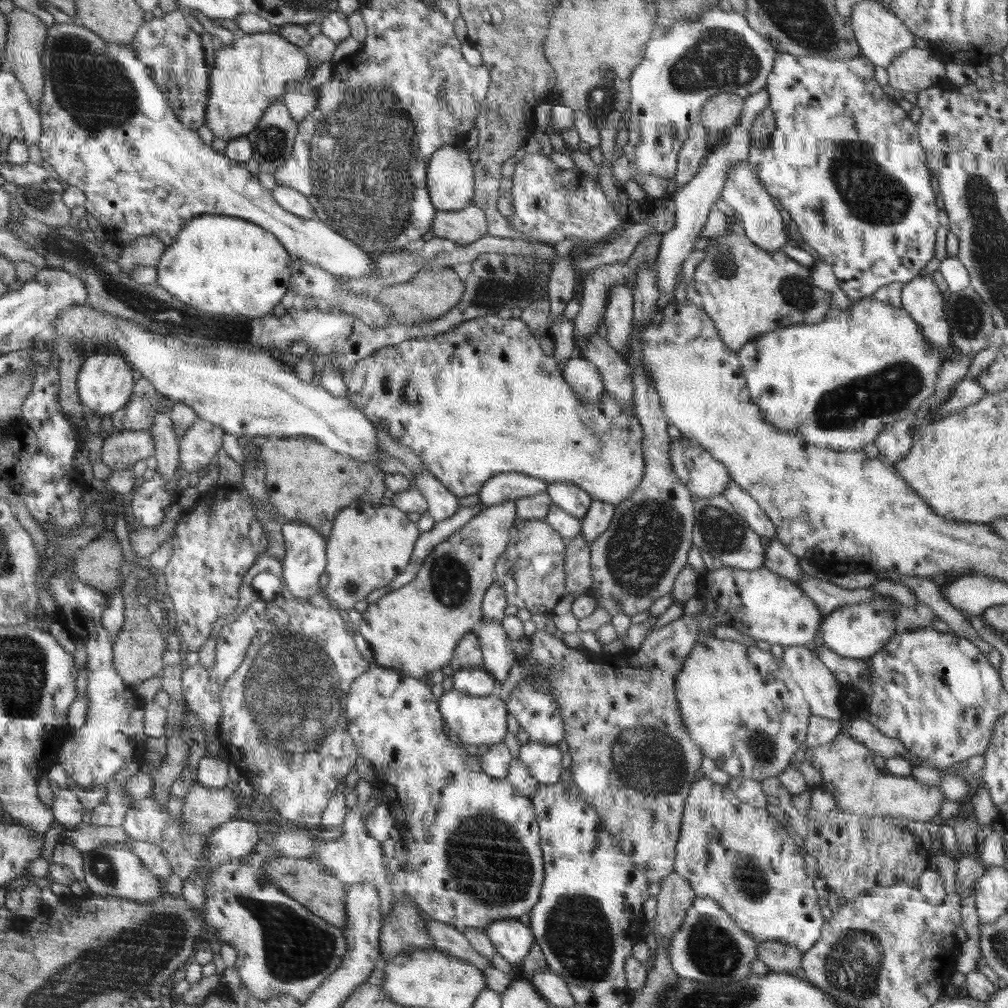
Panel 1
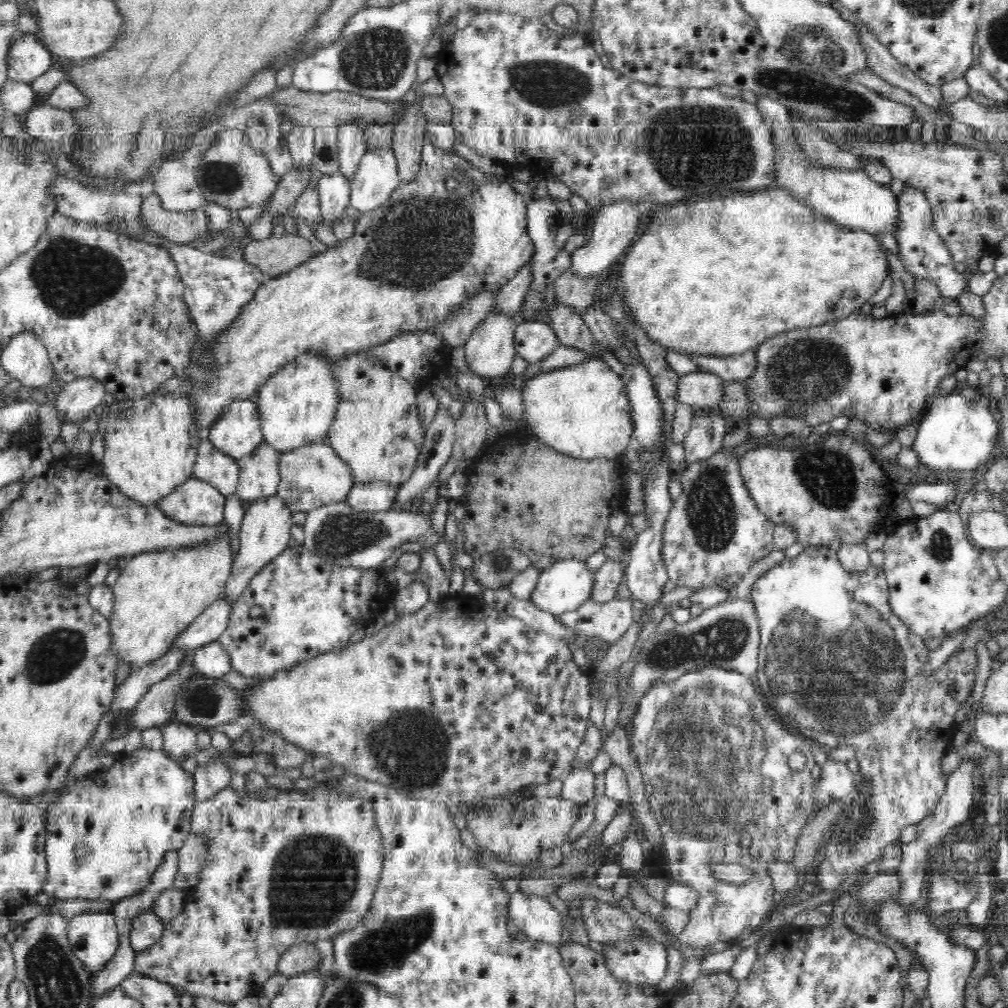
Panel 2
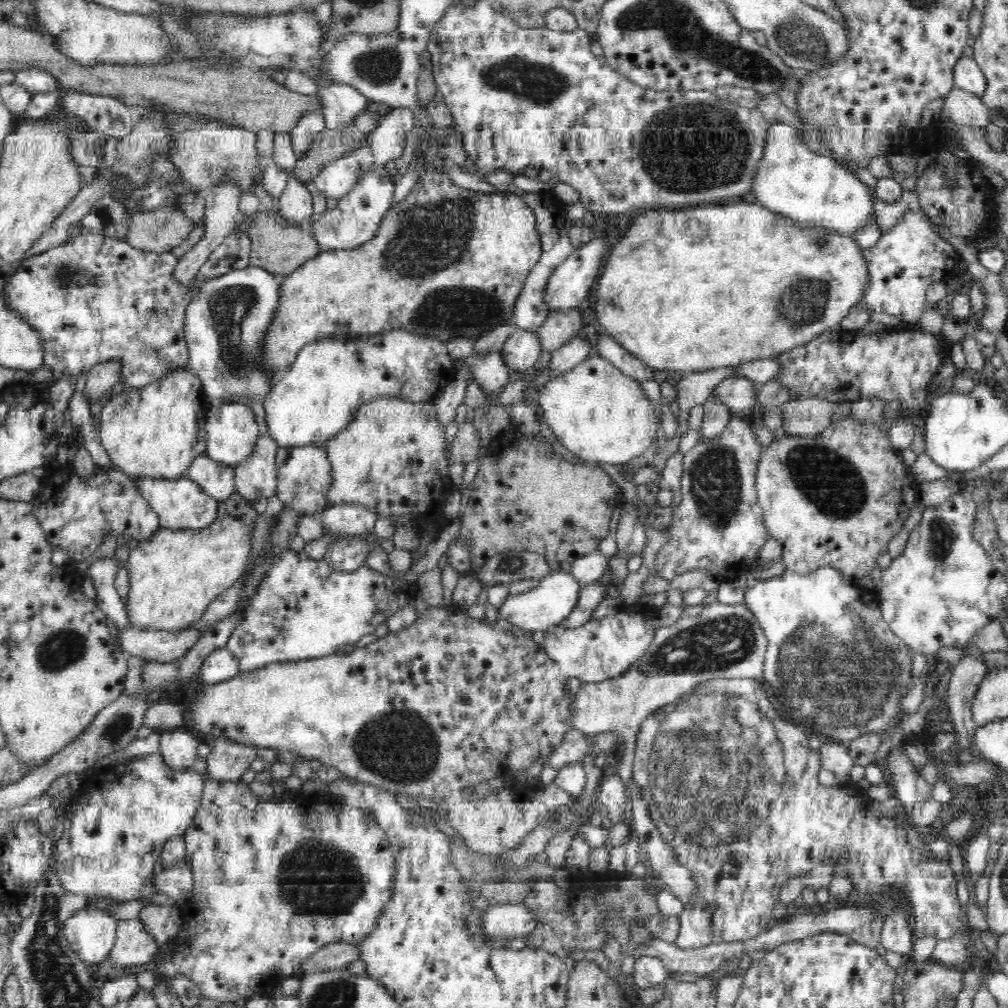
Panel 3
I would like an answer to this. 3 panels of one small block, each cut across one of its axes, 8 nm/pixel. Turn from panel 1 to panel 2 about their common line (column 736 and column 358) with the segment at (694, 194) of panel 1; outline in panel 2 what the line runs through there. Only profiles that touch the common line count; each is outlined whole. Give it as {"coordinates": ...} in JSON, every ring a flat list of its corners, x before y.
{"coordinates":[[346,123,337,127,339,171,346,179,353,179,358,163,368,150,365,143,363,127]]}

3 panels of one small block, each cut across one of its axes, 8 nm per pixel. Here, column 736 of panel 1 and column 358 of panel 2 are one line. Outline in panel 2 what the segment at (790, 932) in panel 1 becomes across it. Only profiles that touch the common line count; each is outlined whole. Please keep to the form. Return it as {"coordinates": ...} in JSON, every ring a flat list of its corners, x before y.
{"coordinates":[[228,786,220,789,214,796,205,801,198,801,193,810,190,832,205,836,209,841,209,852,205,858,205,865,199,872,199,882,186,891,185,905,182,913,168,922,162,939,143,952,136,953,134,971,140,975,155,980,165,981,177,988,179,992,190,994,192,998,212,999,221,1003,233,1004,246,997,256,997,261,993,263,985,277,975,278,962,283,953,296,944,304,942,314,943,318,940,330,940,340,932,357,928,359,922,367,916,374,892,379,882,383,868,384,849,381,832,375,823,376,810,369,801,360,796,349,796,340,789,326,790,318,786,316,790,301,791,298,789,281,791,272,799,256,799,247,795,240,795]]}

